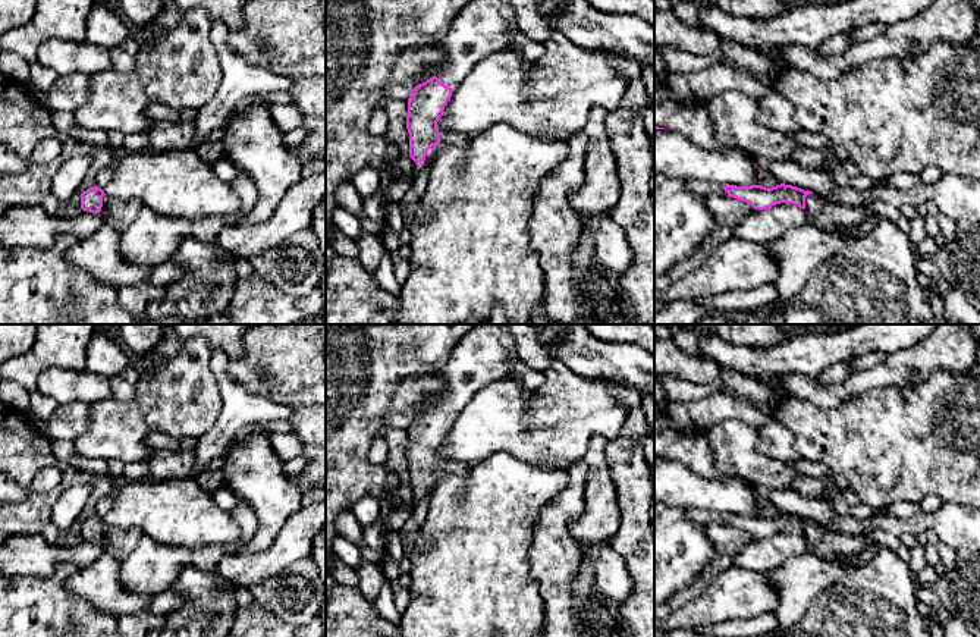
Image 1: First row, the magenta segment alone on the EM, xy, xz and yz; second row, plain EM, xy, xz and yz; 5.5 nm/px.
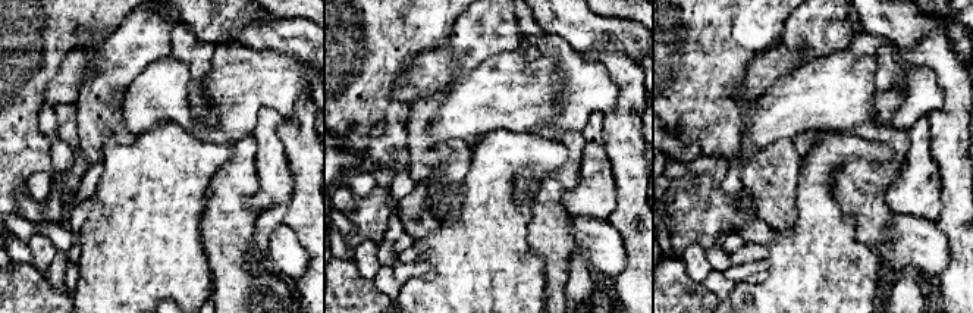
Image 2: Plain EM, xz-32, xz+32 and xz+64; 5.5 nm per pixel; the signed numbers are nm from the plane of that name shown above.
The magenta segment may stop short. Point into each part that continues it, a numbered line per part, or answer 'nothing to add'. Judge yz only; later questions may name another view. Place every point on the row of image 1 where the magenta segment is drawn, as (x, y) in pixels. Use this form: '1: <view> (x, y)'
1: yz (829, 216)

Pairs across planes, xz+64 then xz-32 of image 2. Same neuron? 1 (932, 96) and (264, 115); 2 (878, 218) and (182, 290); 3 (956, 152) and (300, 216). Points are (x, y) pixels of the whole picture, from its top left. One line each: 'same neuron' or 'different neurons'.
1: different neurons
2: different neurons
3: same neuron

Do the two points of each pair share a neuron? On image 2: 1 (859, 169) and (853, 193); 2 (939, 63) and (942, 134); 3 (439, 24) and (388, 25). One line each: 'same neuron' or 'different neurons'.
1: same neuron
2: same neuron
3: same neuron

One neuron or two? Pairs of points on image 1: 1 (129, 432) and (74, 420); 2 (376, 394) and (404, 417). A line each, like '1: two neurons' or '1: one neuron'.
1: two neurons
2: two neurons

